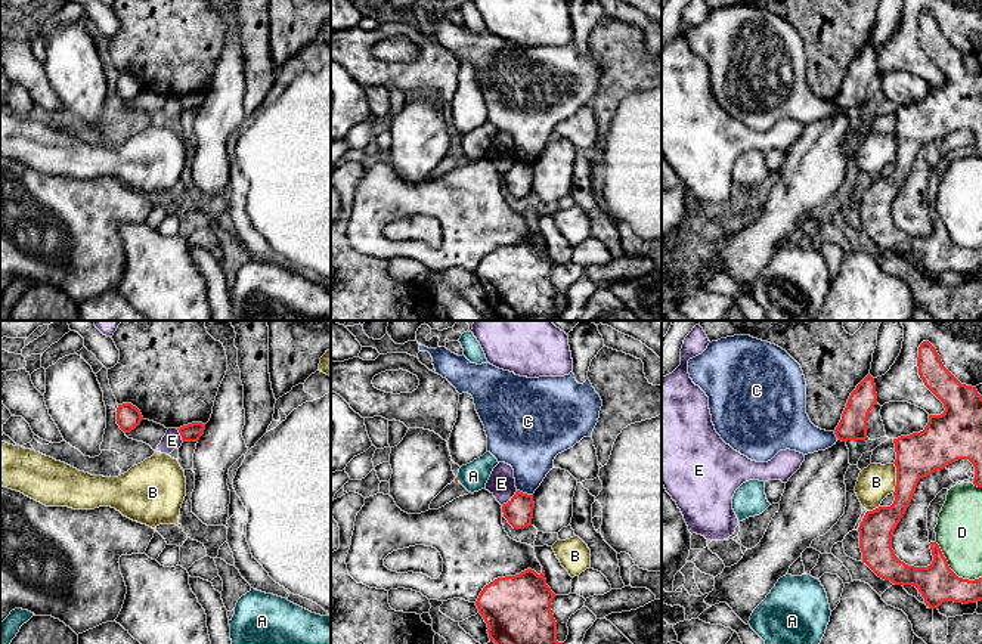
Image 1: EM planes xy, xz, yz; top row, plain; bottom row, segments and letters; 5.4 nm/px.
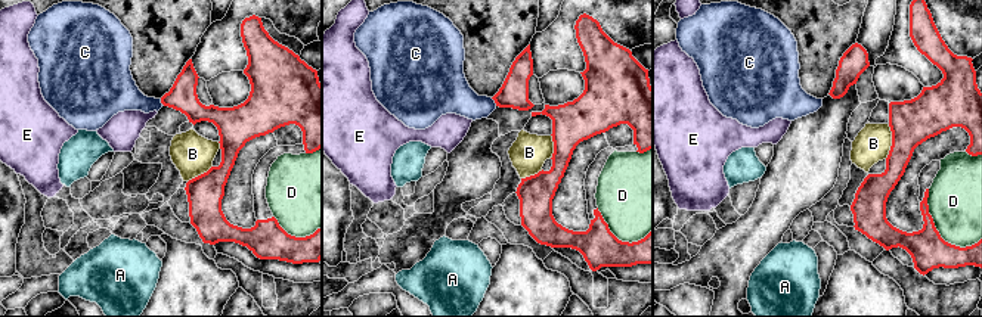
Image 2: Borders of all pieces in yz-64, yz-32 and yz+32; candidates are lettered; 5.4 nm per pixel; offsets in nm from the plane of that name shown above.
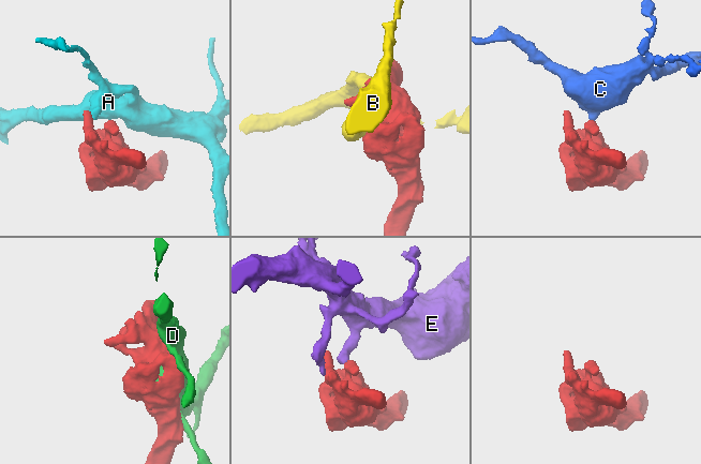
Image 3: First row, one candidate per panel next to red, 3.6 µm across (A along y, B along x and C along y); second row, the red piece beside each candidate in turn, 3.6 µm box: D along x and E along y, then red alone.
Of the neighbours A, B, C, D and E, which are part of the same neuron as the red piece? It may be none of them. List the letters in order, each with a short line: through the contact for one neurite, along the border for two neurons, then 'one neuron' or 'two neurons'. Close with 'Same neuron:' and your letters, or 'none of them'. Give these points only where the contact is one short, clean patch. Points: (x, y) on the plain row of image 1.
A: two neurons
B: two neurons
C: line xz (517, 158), (532, 164); two neurons
D: two neurons
E: line xz (517, 160), (502, 175); two neurons
Same neuron: none of them

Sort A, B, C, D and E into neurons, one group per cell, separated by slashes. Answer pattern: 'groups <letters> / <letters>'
groups A / B / C / D / E

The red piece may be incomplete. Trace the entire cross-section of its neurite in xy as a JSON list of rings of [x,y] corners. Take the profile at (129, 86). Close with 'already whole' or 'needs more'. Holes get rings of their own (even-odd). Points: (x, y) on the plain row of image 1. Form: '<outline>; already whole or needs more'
[[[123,72],[117,77],[117,93],[124,102],[134,99],[143,89],[140,80],[131,72]]]; already whole

